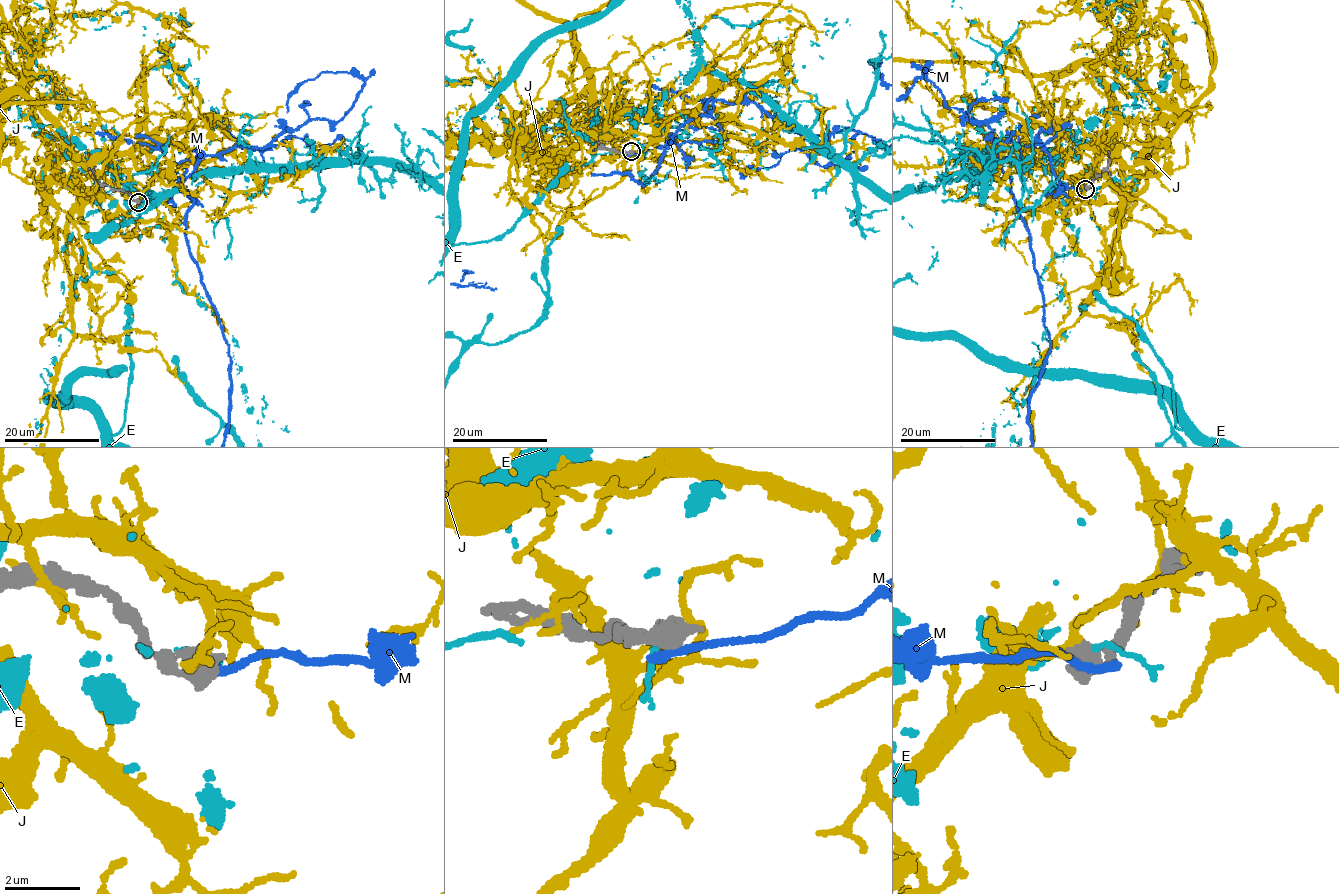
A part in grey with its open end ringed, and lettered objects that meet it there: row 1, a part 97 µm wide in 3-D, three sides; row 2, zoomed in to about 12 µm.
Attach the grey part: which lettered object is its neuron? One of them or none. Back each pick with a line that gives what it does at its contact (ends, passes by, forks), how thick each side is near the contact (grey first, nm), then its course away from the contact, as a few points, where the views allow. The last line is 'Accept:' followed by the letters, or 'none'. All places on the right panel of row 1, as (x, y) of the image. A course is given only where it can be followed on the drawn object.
Accept: none

